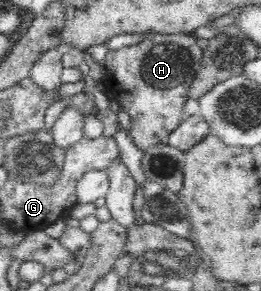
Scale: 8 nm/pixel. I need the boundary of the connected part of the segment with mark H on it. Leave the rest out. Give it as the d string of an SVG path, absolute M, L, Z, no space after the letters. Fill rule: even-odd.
M153 32L151 39L145 39L139 45L109 49L102 61L105 96L109 100L116 100L131 117L129 137L141 152L158 145L163 137L179 127L188 100L190 81L202 66L202 53L195 33Z

